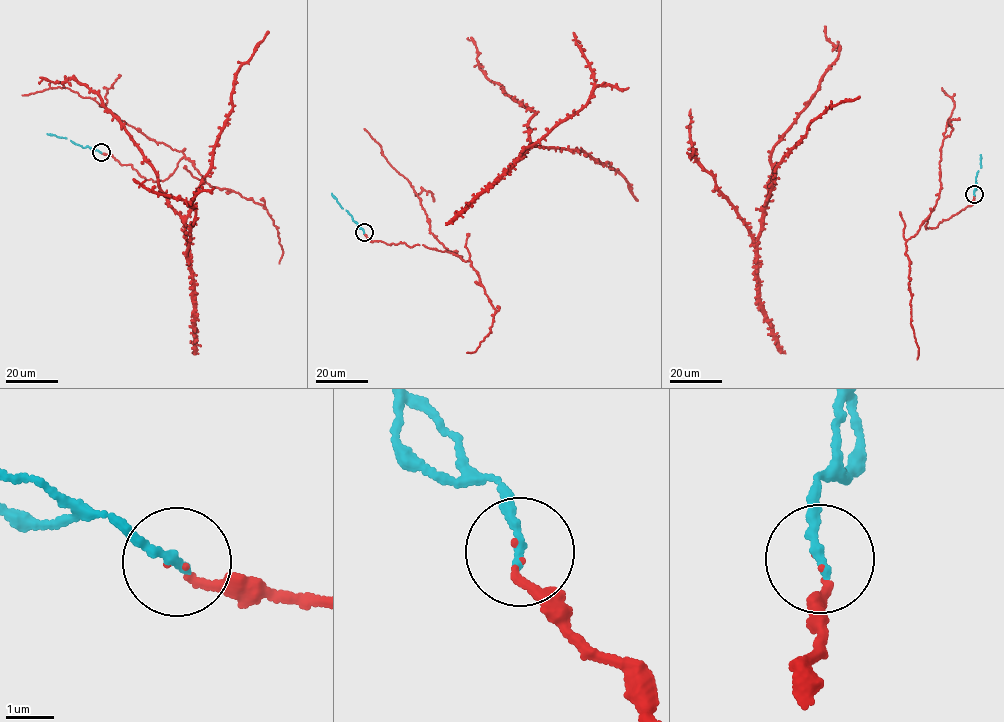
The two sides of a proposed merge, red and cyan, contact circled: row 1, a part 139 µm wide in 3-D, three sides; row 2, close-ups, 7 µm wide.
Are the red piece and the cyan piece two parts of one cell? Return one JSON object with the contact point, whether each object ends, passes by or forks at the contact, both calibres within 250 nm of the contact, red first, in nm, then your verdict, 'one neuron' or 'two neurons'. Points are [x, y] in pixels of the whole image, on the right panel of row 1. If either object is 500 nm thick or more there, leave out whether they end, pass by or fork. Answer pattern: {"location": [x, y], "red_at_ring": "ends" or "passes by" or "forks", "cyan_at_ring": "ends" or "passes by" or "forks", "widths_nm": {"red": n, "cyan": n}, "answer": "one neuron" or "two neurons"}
{"location": [974, 194], "red_at_ring": "ends", "cyan_at_ring": "ends", "widths_nm": {"red": 80, "cyan": 190}, "answer": "one neuron"}

